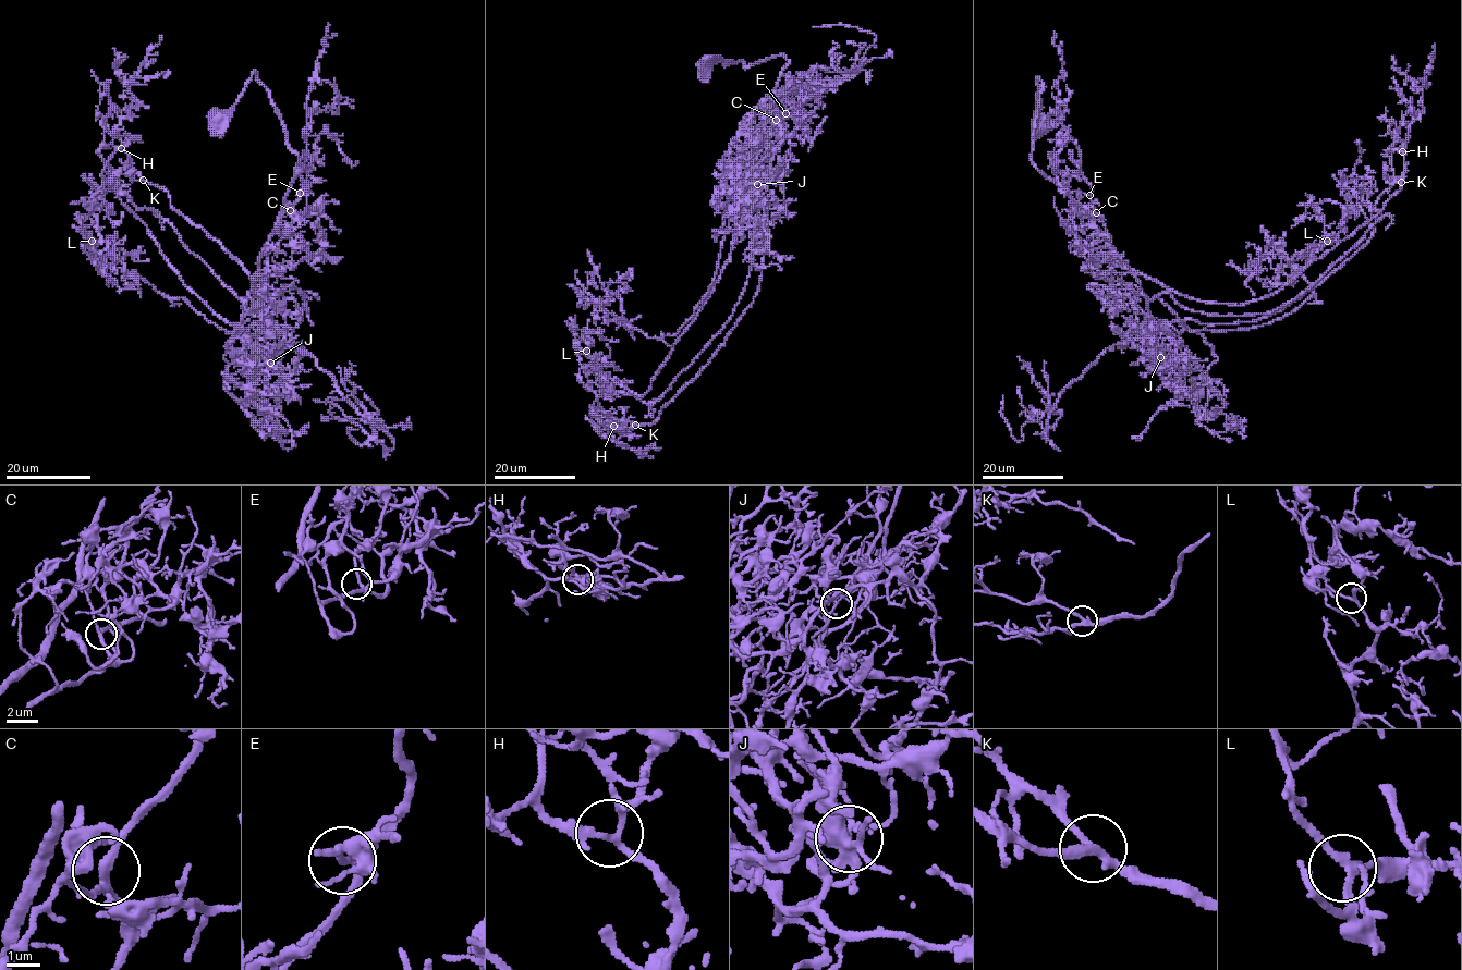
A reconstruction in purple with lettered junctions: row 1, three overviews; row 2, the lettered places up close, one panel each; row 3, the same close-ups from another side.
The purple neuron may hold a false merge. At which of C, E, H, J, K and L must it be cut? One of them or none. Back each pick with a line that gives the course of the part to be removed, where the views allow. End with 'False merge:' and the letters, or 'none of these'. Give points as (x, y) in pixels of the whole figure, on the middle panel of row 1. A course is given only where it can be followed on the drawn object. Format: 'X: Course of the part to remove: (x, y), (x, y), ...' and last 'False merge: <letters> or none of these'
J: Course of the part to remove: (758, 185), (774, 174), (742, 211), (730, 259), (650, 388), (640, 397), (595, 370), (605, 383), (633, 382)
False merge: J

